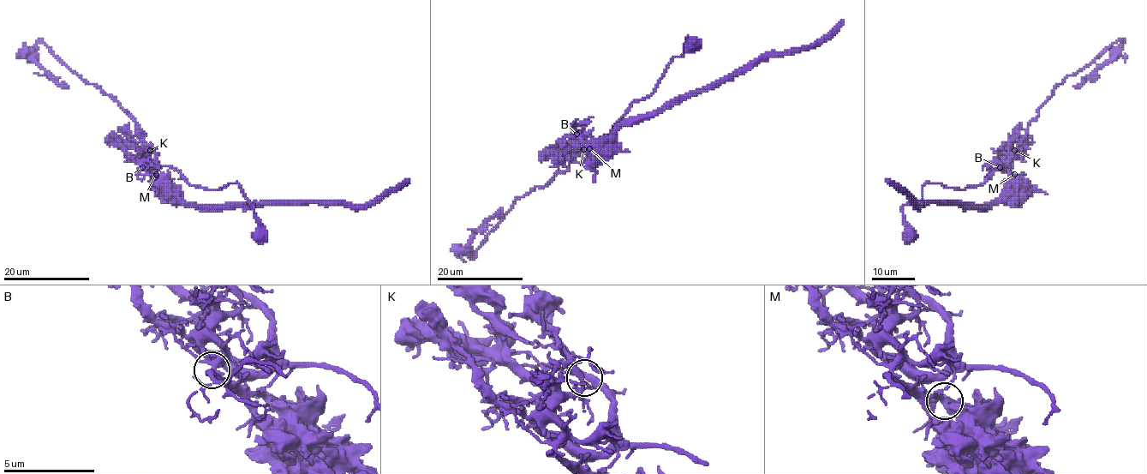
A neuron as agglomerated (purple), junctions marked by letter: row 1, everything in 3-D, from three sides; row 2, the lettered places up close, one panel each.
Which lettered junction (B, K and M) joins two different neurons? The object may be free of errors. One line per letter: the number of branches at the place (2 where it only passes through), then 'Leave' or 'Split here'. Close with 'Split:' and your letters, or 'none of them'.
B: Branches: 4. Leave
K: Branches: 5. Leave
M: Branches: 2. Split here
Split: M

